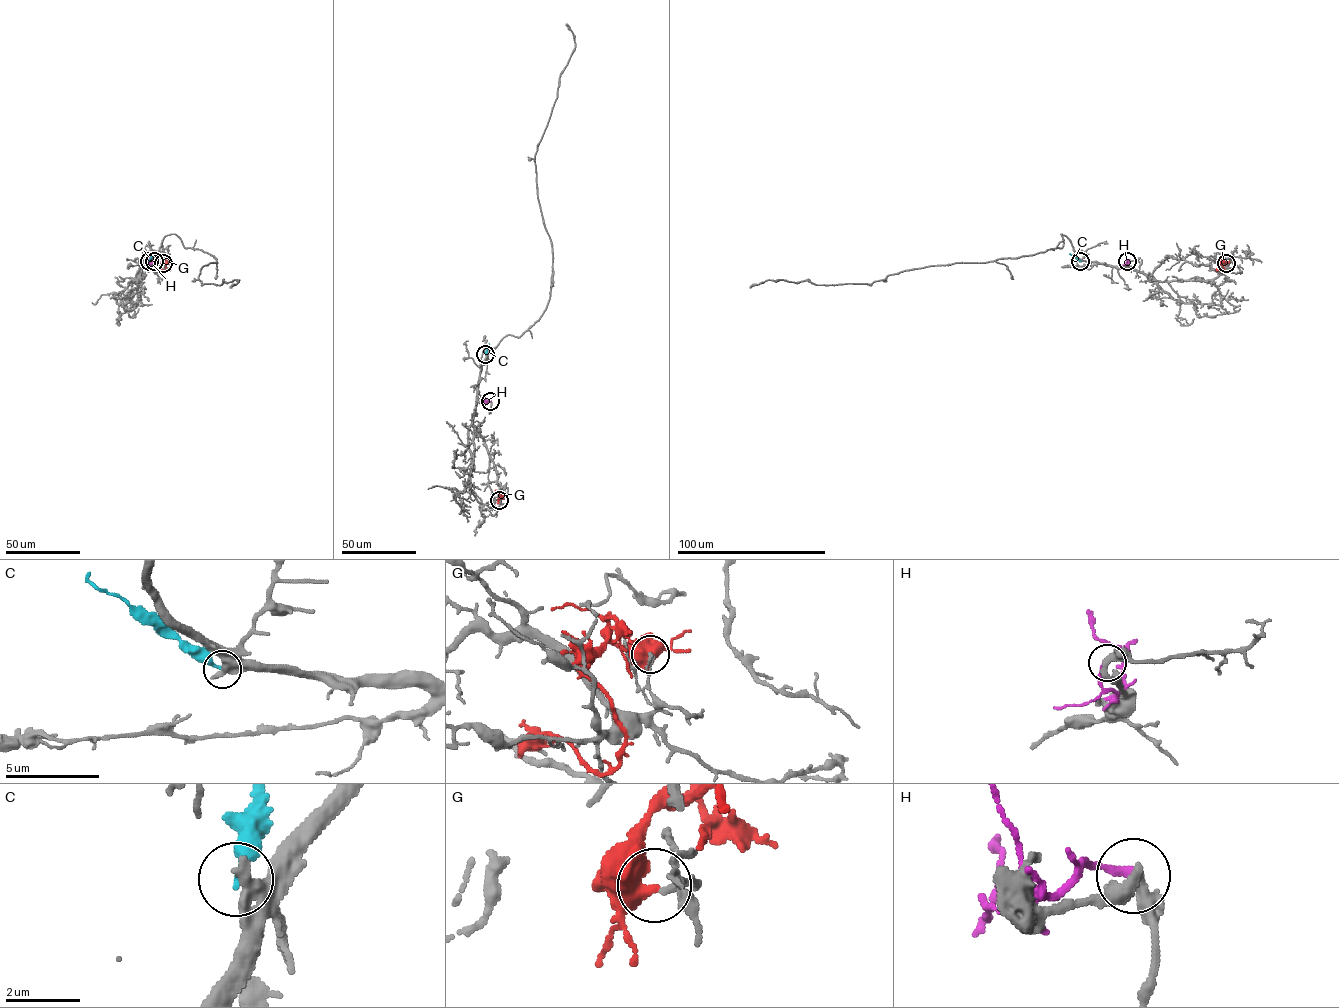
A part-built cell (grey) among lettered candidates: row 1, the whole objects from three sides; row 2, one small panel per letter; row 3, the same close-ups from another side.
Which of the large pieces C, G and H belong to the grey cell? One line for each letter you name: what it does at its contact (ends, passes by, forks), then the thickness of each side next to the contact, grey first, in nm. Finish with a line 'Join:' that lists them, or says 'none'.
Join: none

